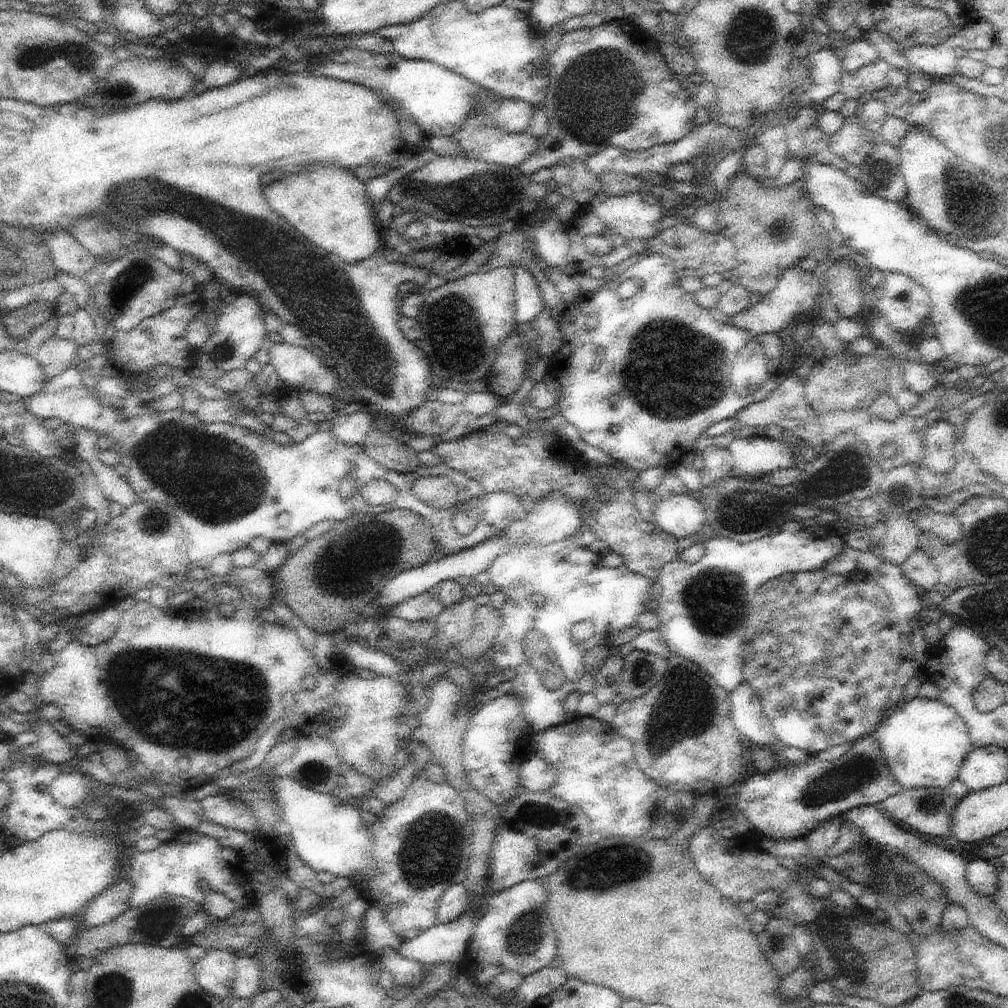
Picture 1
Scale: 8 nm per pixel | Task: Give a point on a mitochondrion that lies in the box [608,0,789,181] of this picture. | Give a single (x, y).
(752, 36)

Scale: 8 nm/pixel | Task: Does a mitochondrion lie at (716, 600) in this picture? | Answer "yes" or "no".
yes

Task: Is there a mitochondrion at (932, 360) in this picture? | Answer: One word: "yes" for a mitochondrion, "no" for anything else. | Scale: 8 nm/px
no

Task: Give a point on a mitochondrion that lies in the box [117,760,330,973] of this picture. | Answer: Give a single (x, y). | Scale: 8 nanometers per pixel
(153, 925)

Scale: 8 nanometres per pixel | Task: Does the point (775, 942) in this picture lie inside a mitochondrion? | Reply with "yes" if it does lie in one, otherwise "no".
no

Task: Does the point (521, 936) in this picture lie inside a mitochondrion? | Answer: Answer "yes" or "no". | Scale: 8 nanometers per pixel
yes

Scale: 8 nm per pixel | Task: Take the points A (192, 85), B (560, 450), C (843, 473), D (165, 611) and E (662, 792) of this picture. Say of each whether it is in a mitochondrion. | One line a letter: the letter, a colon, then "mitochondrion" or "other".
A: other
B: other
C: mitochondrion
D: other
E: other

